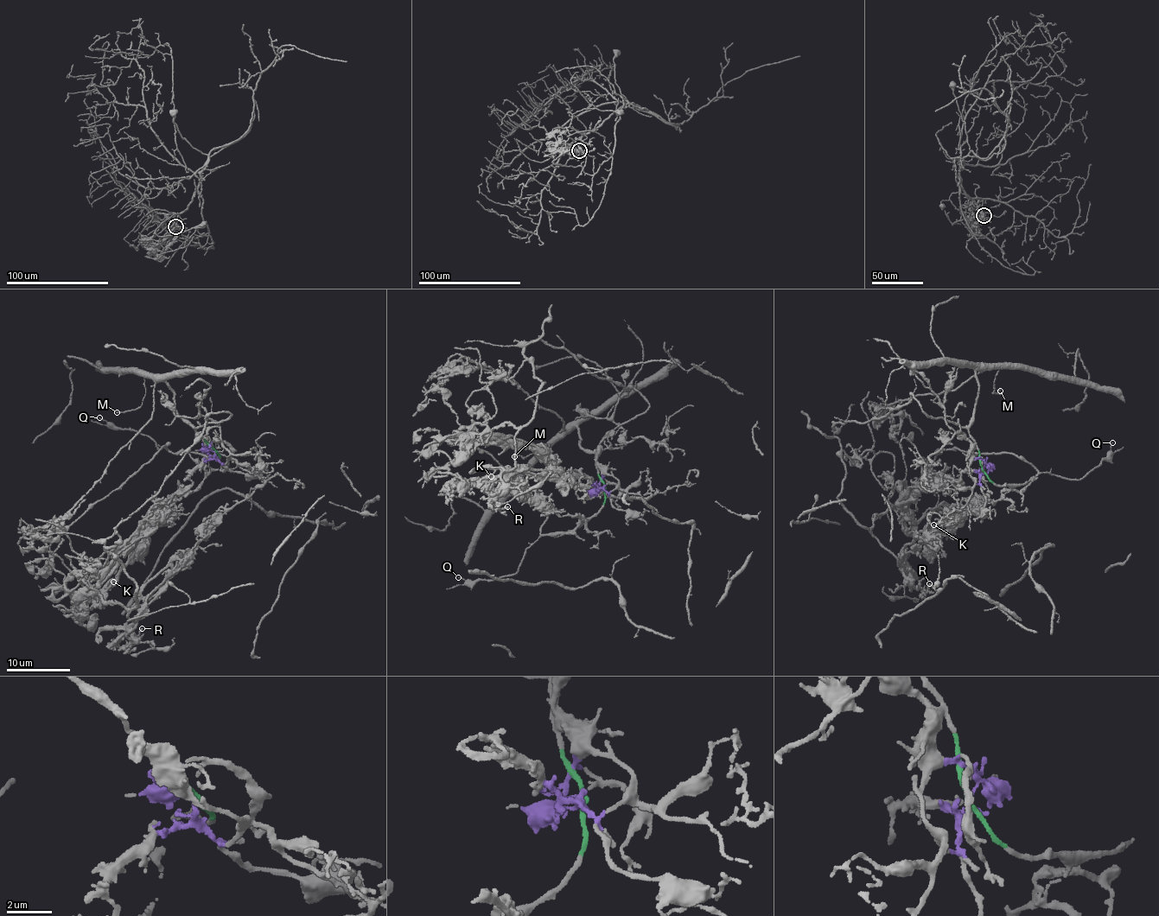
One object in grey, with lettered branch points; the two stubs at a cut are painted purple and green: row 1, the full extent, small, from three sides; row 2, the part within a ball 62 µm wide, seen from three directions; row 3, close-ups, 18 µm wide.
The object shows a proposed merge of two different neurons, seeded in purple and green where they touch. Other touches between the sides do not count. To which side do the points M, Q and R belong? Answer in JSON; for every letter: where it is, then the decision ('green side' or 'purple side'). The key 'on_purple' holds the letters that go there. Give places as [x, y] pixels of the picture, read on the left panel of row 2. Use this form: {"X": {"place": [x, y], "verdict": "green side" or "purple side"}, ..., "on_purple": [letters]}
{"M": {"place": [117, 412], "verdict": "green side"}, "Q": {"place": [99, 417], "verdict": "green side"}, "R": {"place": [142, 628], "verdict": "purple side"}, "on_purple": ["R"]}

